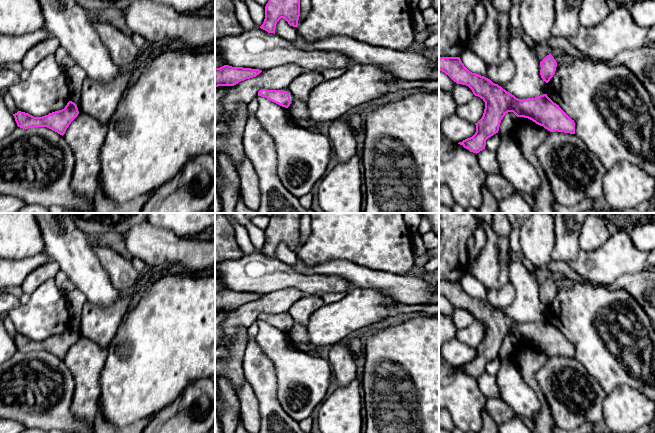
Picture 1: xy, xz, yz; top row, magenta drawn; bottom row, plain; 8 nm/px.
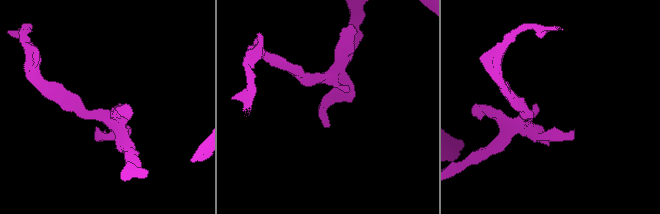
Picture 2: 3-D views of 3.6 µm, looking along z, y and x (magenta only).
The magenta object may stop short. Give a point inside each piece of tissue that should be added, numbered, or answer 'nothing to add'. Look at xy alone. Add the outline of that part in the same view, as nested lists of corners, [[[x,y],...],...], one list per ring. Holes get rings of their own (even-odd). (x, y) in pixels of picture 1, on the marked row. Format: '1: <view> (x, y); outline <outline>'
nothing to add

